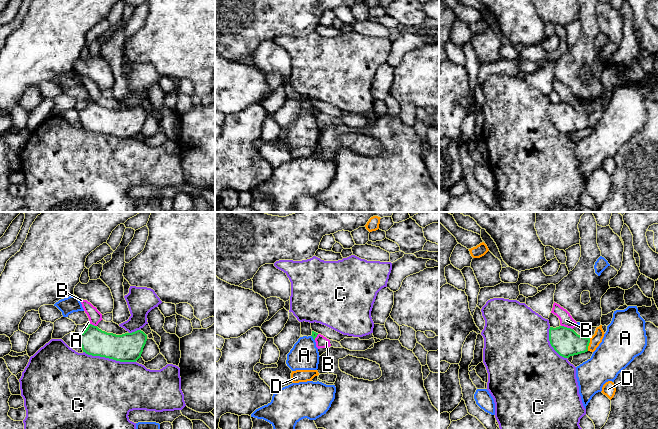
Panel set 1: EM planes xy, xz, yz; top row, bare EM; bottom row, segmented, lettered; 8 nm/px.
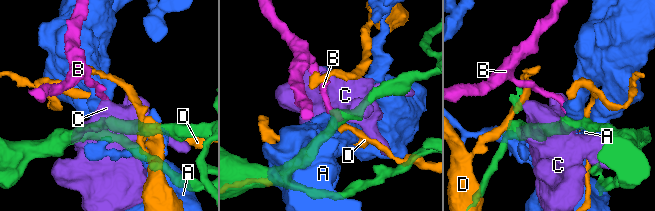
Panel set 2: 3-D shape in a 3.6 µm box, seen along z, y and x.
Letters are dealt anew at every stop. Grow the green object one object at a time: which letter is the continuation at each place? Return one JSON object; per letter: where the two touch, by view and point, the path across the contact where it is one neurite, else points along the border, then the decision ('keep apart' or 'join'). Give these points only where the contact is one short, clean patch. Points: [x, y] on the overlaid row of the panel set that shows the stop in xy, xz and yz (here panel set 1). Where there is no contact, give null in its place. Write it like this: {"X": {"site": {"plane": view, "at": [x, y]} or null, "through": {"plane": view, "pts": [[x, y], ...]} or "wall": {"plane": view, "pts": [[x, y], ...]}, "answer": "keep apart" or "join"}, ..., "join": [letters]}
{"A": {"site": {"plane": "xz", "at": [313, 338]}, "answer": "keep apart"}, "B": {"site": {"plane": "yz", "at": [567, 328]}, "wall": {"plane": "yz", "pts": [[561, 325], [572, 329]]}, "answer": "keep apart"}, "C": {"site": {"plane": "xy", "at": [109, 358]}, "answer": "keep apart"}, "D": {"site": {"plane": "yz", "at": [588, 344]}, "wall": {"plane": "yz", "pts": [[590, 338], [587, 350]]}, "answer": "keep apart"}, "join": []}

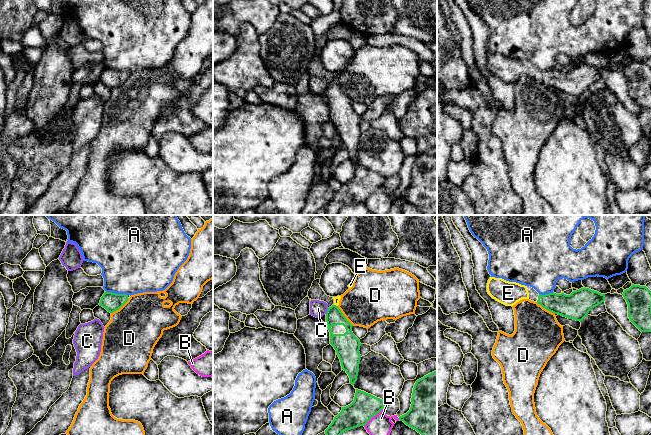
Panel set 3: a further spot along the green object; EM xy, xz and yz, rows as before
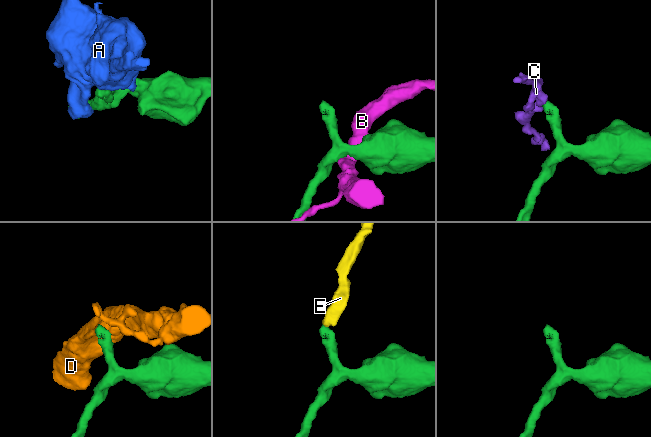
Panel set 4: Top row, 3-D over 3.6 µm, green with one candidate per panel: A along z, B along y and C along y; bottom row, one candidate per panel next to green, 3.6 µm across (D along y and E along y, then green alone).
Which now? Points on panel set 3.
{"A": {"site": {"plane": "xy", "at": [117, 294]}, "wall": {"plane": "xy", "pts": [[106, 291], [127, 295]]}, "answer": "keep apart"}, "B": {"site": {"plane": "xz", "at": [372, 416]}, "answer": "keep apart"}, "C": {"site": {"plane": "xz", "at": [327, 311]}, "wall": {"plane": "xz", "pts": [[328, 308], [325, 313]]}, "answer": "keep apart"}, "D": {"site": {"plane": "xz", "at": [344, 316]}, "wall": {"plane": "xz", "pts": [[337, 306], [353, 325]]}, "answer": "keep apart"}, "E": {"site": {"plane": "xz", "at": [335, 305]}, "through": {"plane": "xz", "pts": [[334, 316], [335, 305], [336, 299]]}, "answer": "join"}, "join": ["E"]}

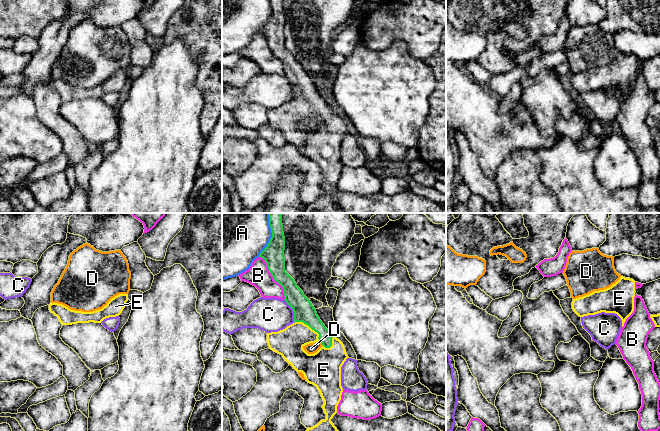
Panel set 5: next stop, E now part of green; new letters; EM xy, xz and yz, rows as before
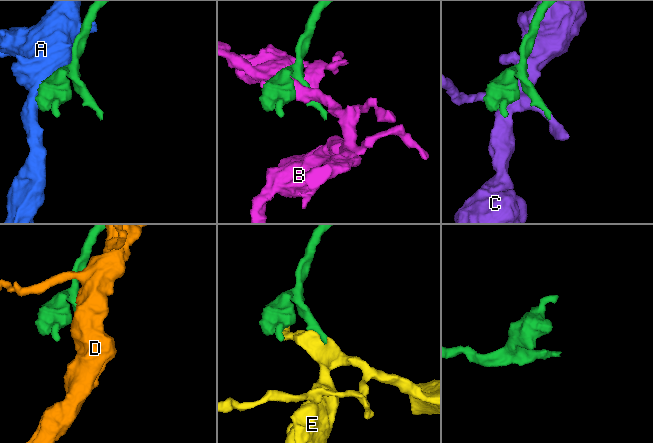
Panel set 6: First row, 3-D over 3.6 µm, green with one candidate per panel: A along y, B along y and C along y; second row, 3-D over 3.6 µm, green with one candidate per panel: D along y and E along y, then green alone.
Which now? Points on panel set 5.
{"A": {"site": {"plane": "xz", "at": [272, 235]}, "answer": "keep apart"}, "B": {"site": {"plane": "xz", "at": [273, 277]}, "answer": "keep apart"}, "C": {"site": {"plane": "xz", "at": [293, 311]}, "answer": "keep apart"}, "D": {"site": {"plane": "xz", "at": [321, 342]}, "answer": "keep apart"}, "E": {"site": {"plane": "xz", "at": [309, 326]}, "through": {"plane": "xz", "pts": [[304, 311], [305, 319], [309, 326], [289, 342]]}, "answer": "join"}, "join": ["E"]}

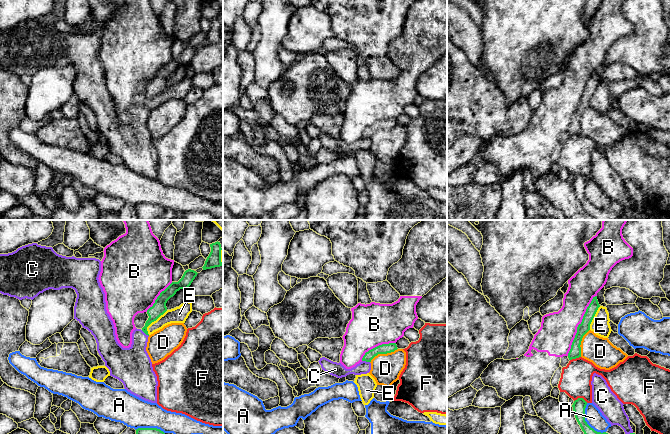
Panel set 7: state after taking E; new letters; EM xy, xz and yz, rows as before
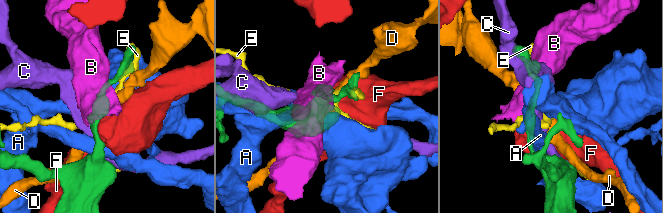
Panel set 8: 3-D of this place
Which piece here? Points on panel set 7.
{"A": {"site": {"plane": "yz", "at": [586, 422]}, "wall": {"plane": "yz", "pts": [[586, 403], [585, 421], [595, 430], [605, 432]]}, "answer": "keep apart"}, "B": {"site": {"plane": "yz", "at": [578, 325]}, "answer": "keep apart"}, "C": {"site": {"plane": "xz", "at": [366, 361]}, "answer": "keep apart"}, "D": {"site": {"plane": "xz", "at": [383, 353]}, "wall": {"plane": "xz", "pts": [[397, 348], [390, 352], [378, 353], [370, 362]]}, "answer": "keep apart"}, "E": {"site": {"plane": "xy", "at": [153, 321]}, "answer": "keep apart"}, "F": {"site": {"plane": "yz", "at": [581, 398]}, "answer": "keep apart"}, "join": []}

